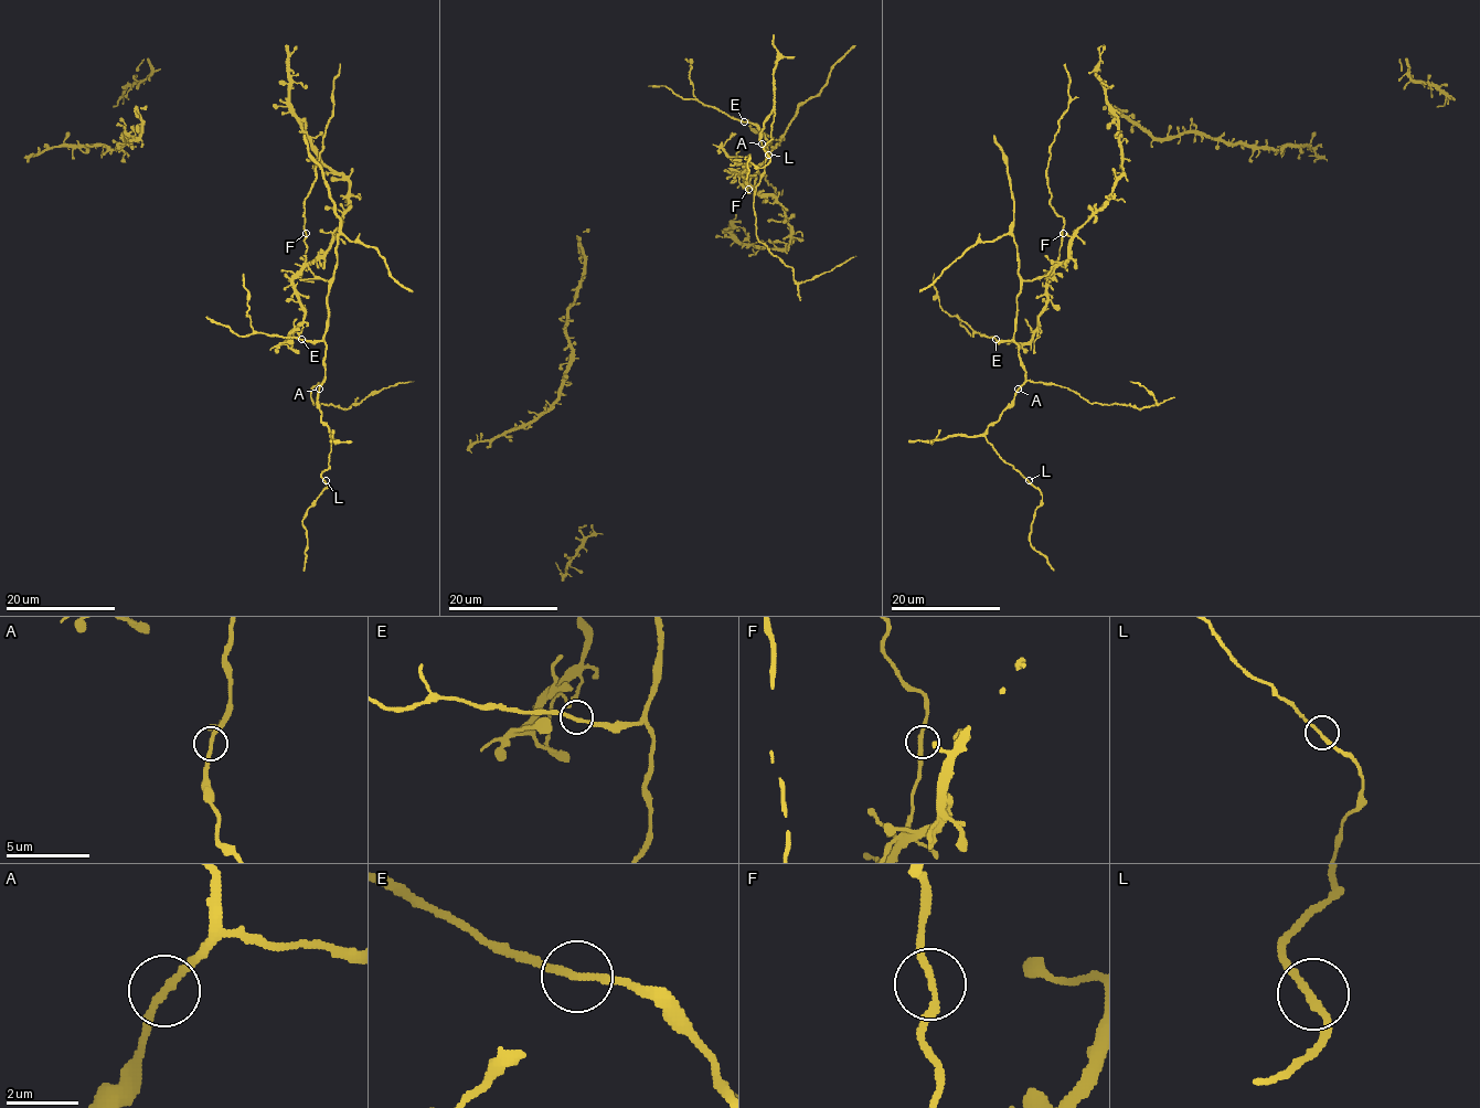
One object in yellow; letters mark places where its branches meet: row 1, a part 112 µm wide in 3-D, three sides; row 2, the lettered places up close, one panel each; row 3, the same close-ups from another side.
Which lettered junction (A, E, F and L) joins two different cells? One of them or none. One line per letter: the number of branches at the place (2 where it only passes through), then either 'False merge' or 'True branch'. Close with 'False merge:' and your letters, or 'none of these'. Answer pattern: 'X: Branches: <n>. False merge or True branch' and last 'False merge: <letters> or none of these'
A: Branches: 2. True branch
E: Branches: 2. True branch
F: Branches: 2. True branch
L: Branches: 2. True branch
False merge: none of these

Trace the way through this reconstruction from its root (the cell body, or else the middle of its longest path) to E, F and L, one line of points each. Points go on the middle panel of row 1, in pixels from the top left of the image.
E: (744, 245), (783, 247), (791, 241), (785, 209), (751, 183), (770, 145), (754, 125), (744, 121)
F: (744, 245), (783, 247), (791, 241), (791, 225), (785, 209), (770, 195), (758, 195), (747, 184), (747, 189)
L: (744, 245), (783, 247), (791, 241), (785, 209), (751, 183), (770, 150), (759, 132), (774, 110), (768, 155)

